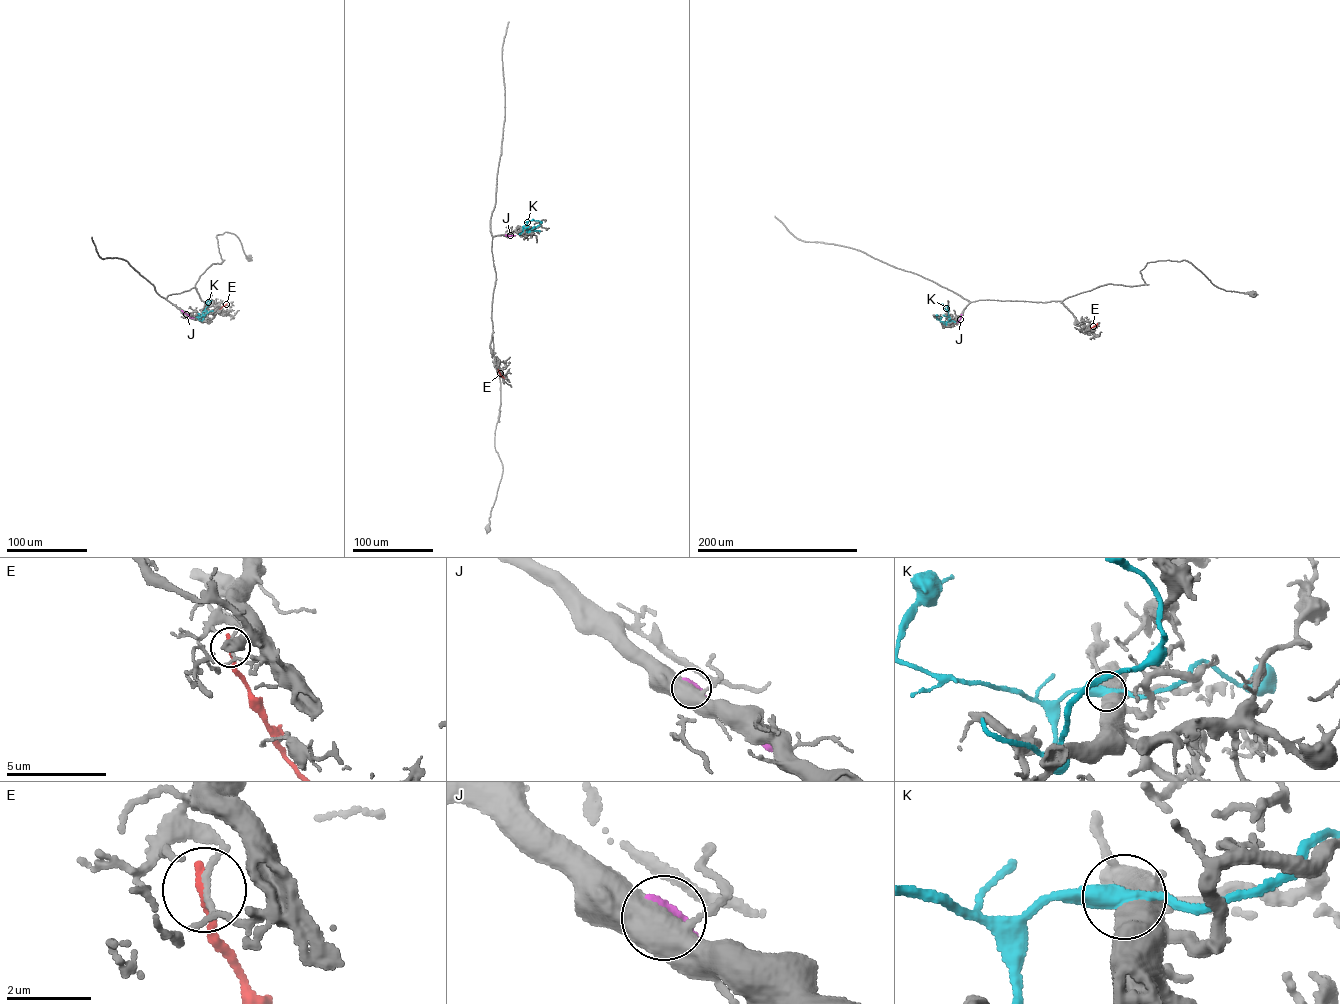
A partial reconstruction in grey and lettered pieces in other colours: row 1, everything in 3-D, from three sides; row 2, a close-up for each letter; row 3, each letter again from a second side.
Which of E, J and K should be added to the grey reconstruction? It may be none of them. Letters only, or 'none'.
none

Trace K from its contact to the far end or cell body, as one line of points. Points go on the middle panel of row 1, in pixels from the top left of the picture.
K: (523, 228), (527, 229), (527, 232), (534, 231), (539, 225)

